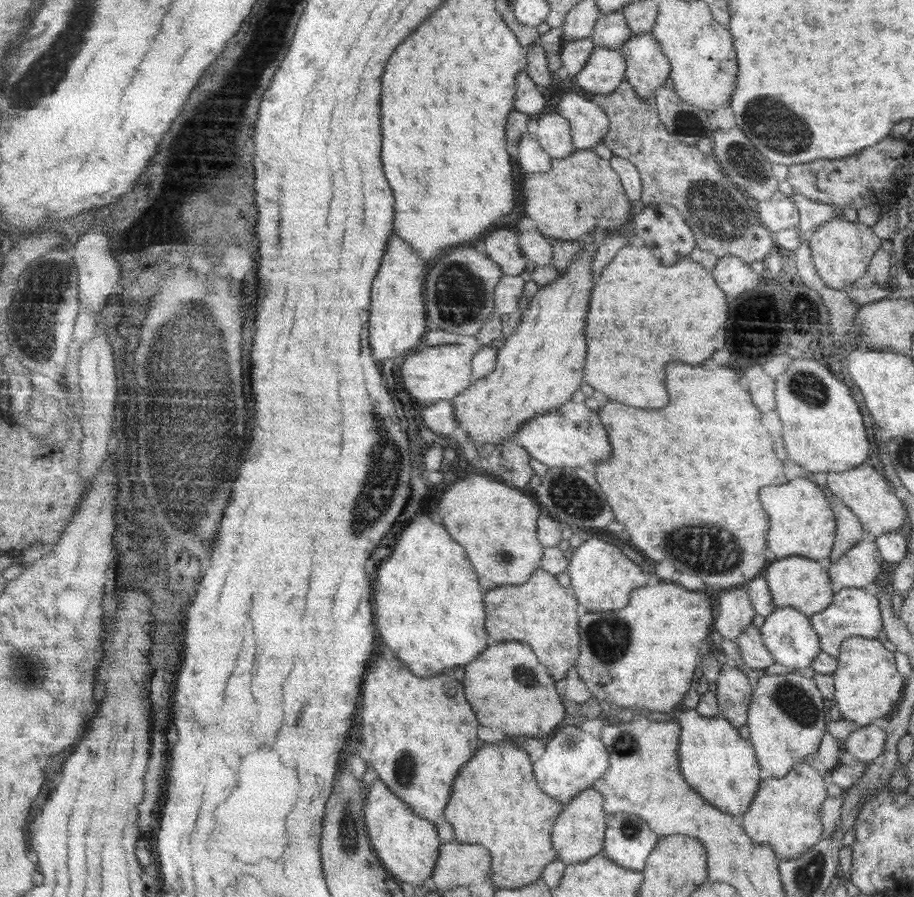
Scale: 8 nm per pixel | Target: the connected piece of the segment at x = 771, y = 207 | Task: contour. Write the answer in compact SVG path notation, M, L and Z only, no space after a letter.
M777 191L770 201L757 202L761 223L769 232L798 228L799 210L794 206L792 198Z

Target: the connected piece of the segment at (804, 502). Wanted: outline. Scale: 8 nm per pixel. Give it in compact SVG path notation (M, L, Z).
M796 477L788 484L766 486L760 490L762 506L770 516L768 548L777 559L800 556L814 561L828 558L834 547L837 522L822 489L809 478Z

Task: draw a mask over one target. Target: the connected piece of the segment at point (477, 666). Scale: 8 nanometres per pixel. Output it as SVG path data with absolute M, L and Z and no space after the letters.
M496 642L490 646L490 652L484 652L470 666L466 666L466 673L468 678L463 683L466 684L467 696L478 712L478 718L484 726L502 728L508 732L506 736L509 738L518 741L525 738L547 740L566 720L566 706L564 698L558 694L556 680L528 643Z

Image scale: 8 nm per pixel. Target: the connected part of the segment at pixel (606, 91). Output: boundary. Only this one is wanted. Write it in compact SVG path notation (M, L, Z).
M598 45L586 69L577 77L578 84L594 95L612 95L626 82L628 71L629 62L621 50Z

